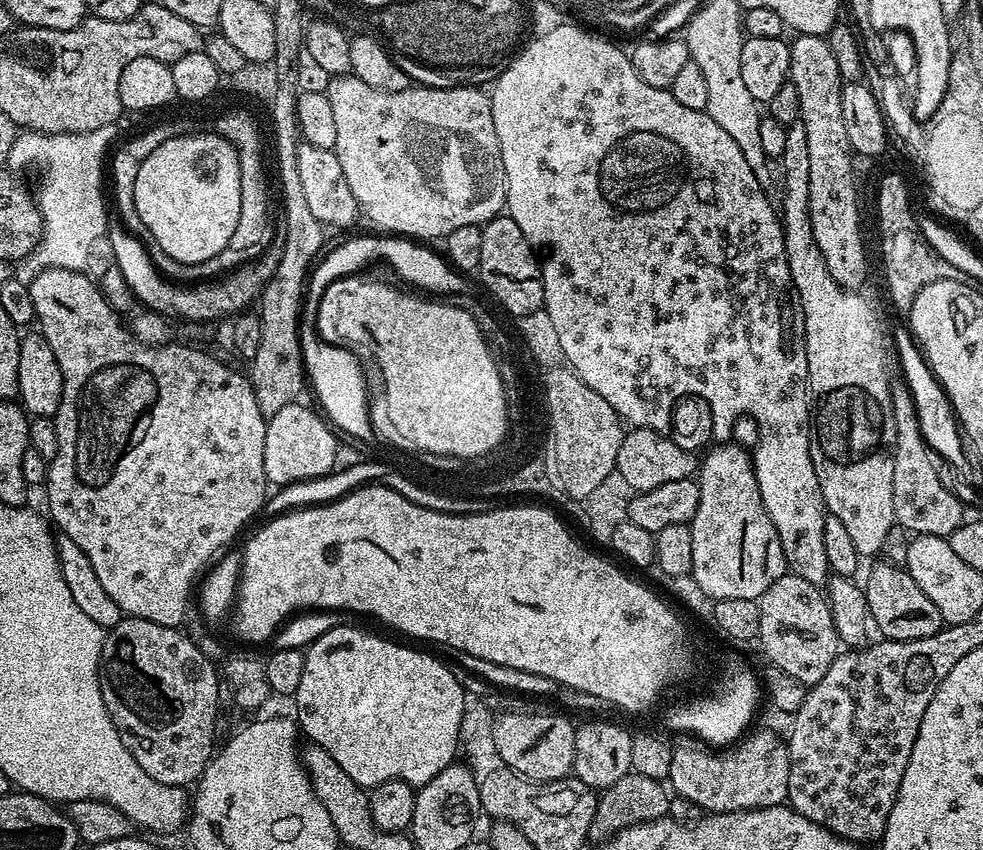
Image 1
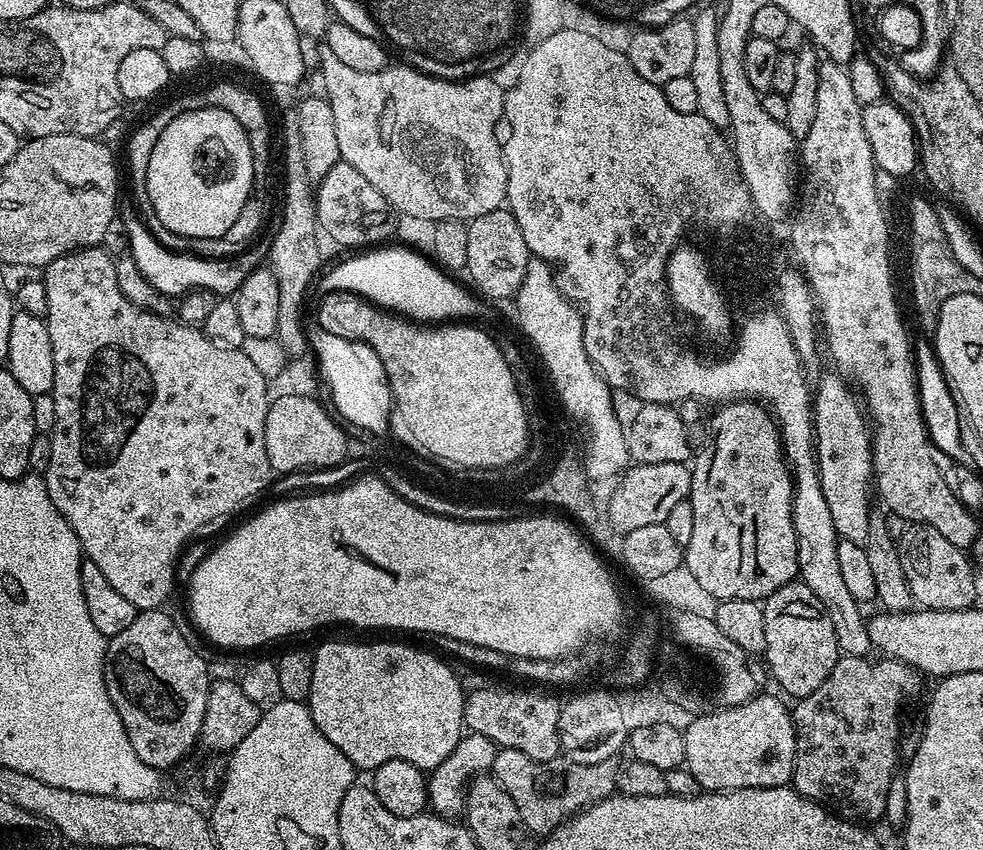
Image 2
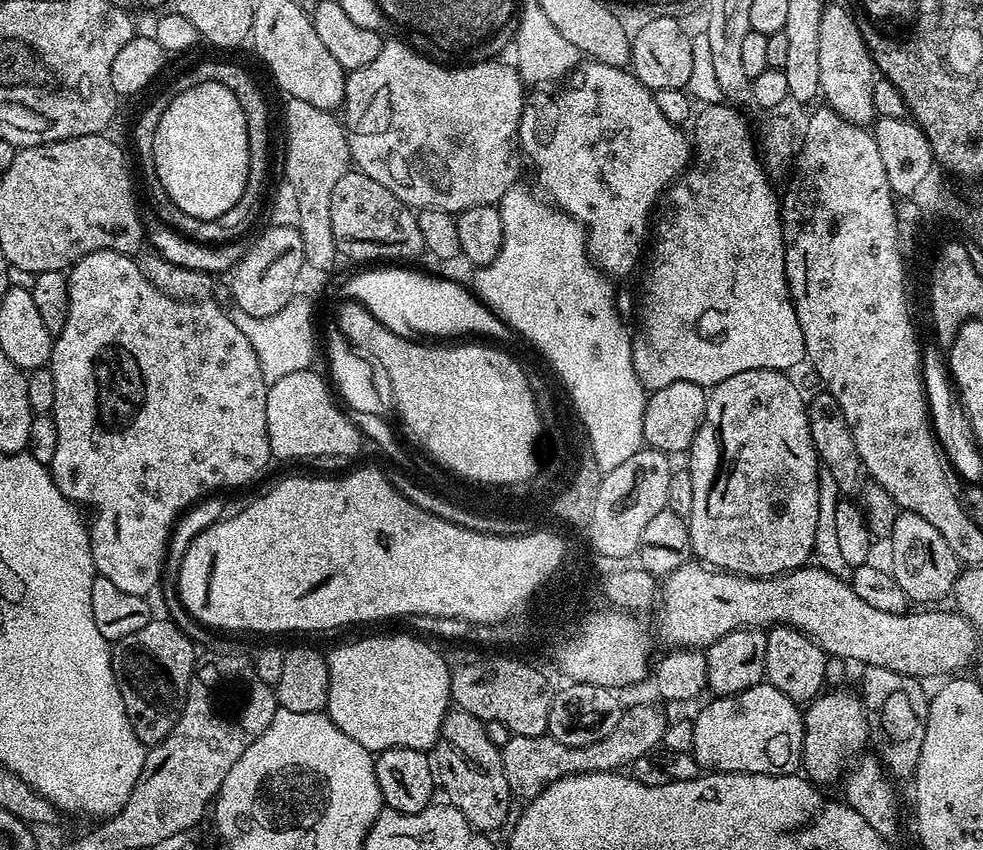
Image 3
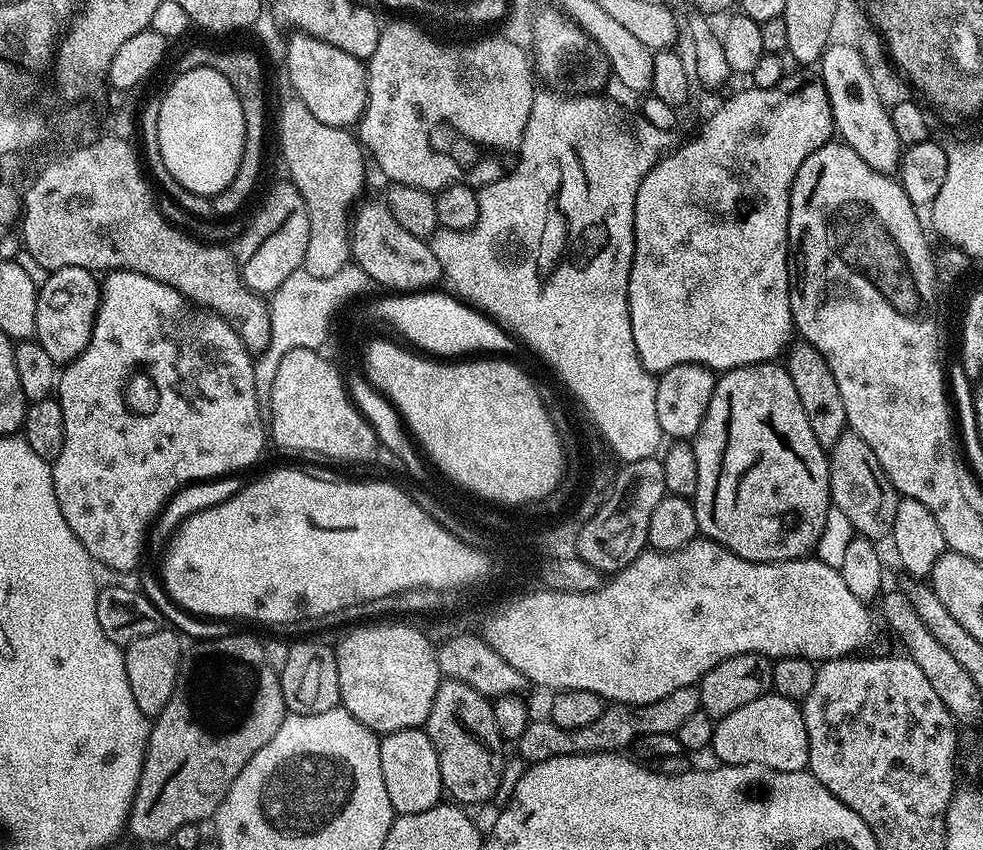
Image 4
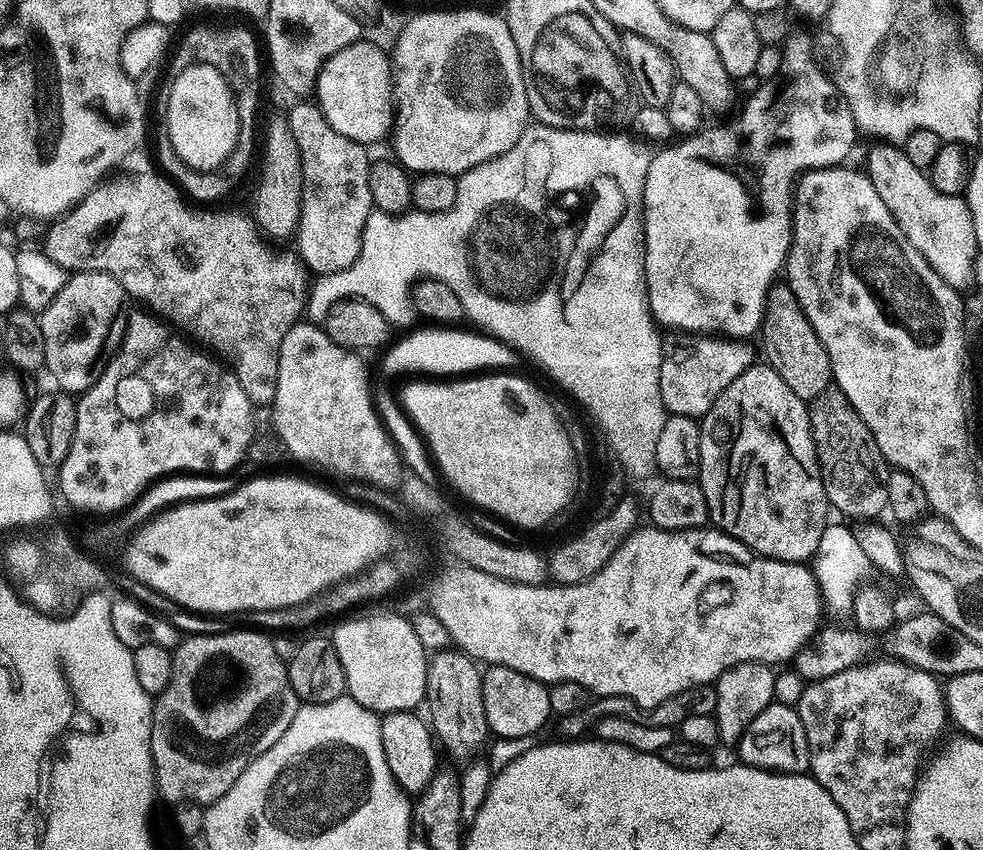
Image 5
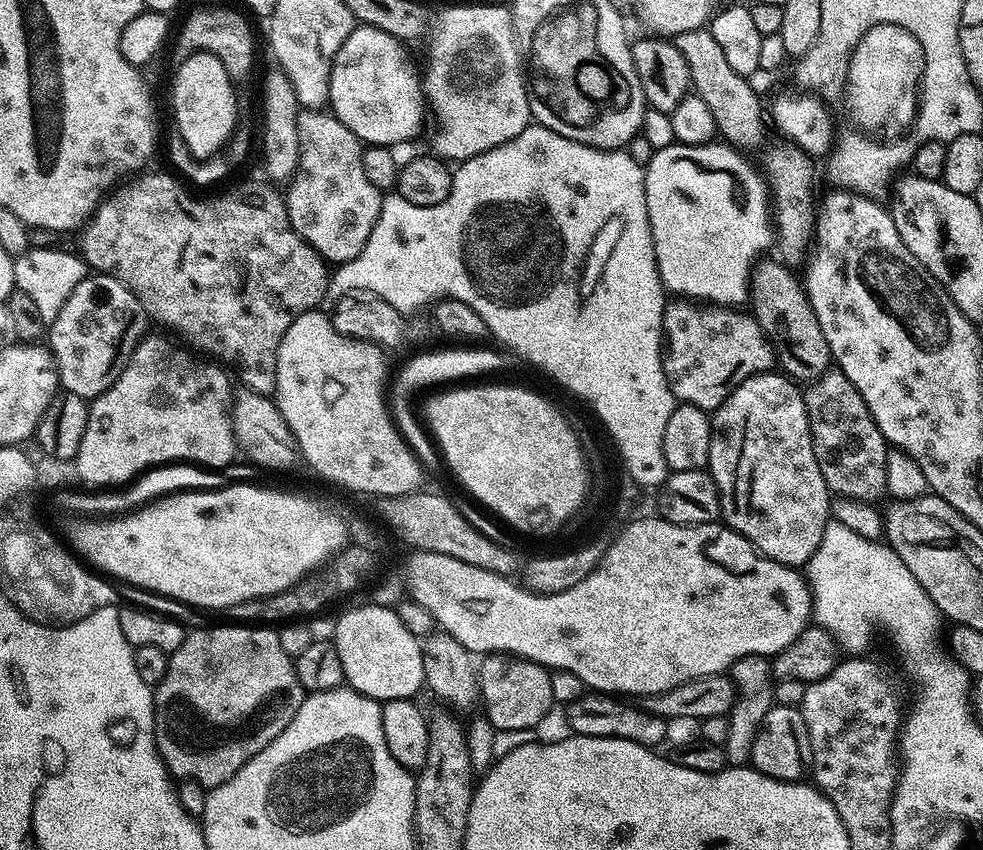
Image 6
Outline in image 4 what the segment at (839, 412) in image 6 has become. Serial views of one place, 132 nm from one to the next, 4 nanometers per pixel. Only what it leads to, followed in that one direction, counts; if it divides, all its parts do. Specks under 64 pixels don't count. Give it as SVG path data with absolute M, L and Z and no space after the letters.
M851 430L845 431L842 438L830 450L828 457L828 477L832 491L832 503L835 508L846 514L848 525L853 533L862 535L873 542L887 541L892 534L894 514L898 514L901 497L890 482L882 462L878 462L874 450L858 438Z

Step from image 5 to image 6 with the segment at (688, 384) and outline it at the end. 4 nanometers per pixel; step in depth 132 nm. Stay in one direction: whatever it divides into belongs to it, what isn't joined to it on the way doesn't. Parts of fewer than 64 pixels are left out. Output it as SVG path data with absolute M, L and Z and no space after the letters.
M692 298L673 300L676 300L673 304L671 301L664 306L662 355L668 389L679 403L715 410L746 378L773 371L777 363L774 345L762 326L758 326L758 322L747 311L732 306L717 306L711 302L697 302Z

